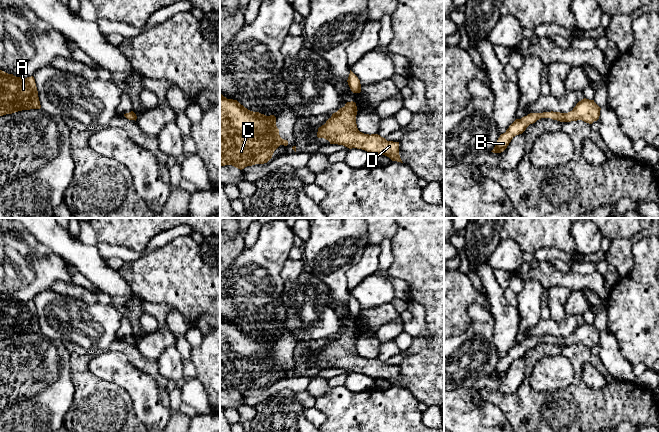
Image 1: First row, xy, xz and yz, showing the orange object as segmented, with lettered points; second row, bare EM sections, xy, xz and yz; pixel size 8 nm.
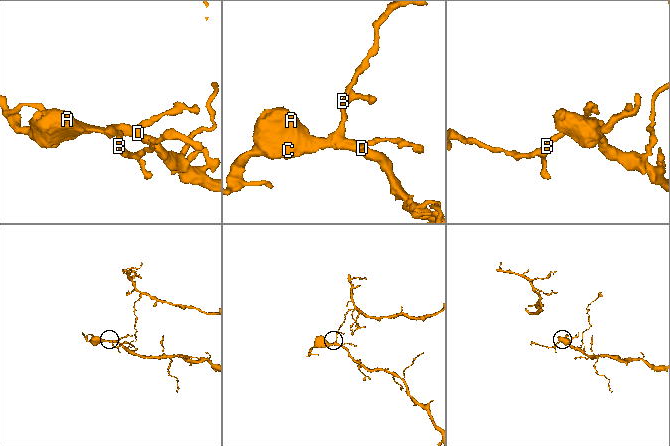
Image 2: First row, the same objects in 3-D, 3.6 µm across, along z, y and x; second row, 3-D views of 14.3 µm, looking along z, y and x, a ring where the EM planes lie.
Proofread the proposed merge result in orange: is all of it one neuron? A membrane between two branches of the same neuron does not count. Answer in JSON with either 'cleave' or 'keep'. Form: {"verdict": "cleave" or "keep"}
{"verdict": "keep"}

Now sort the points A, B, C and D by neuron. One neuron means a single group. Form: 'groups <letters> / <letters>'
groups A B C D

